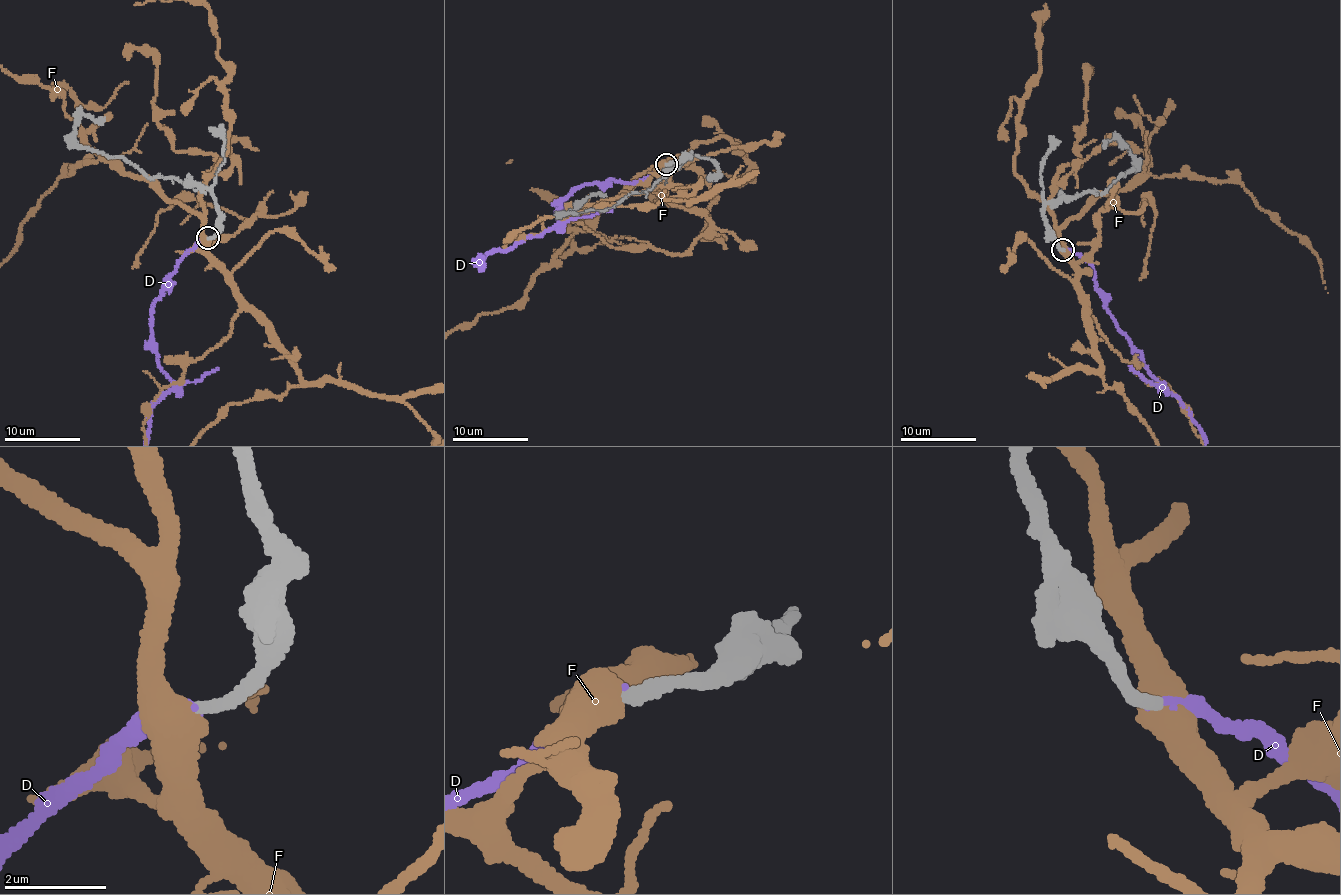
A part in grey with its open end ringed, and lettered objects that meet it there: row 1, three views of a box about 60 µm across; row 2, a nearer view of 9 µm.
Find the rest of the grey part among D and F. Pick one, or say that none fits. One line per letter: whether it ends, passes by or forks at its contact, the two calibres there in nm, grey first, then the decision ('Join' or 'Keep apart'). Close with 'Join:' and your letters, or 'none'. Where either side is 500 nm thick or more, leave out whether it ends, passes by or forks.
D: It ends there. Thickness 280 nm (grey) against 200 nm. Join
F: Thickness 280 nm (grey) against 500 nm. Keep apart
Join: D

